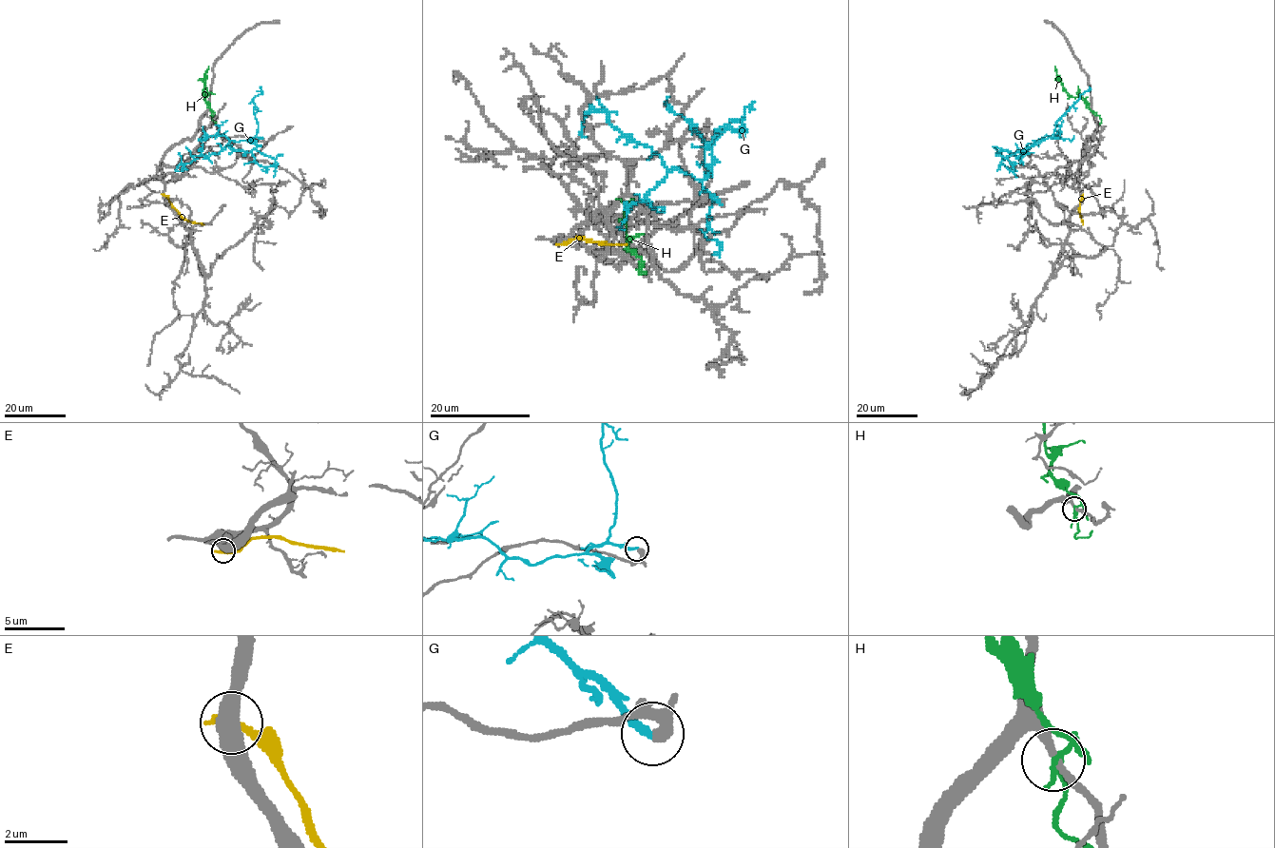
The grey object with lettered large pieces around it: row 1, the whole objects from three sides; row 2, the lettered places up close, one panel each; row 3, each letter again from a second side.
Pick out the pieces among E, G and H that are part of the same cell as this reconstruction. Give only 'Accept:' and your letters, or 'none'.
Accept: none

